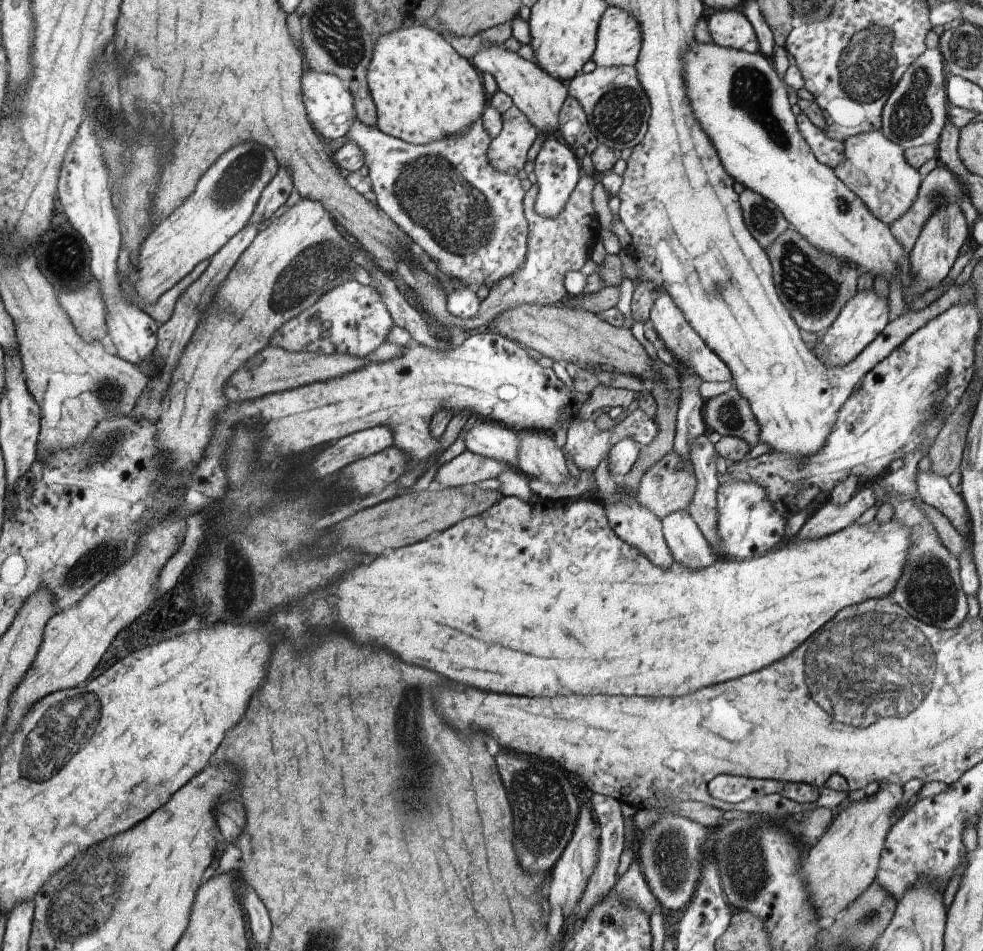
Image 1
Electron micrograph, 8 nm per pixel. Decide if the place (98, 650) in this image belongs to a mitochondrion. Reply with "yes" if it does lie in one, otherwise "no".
no

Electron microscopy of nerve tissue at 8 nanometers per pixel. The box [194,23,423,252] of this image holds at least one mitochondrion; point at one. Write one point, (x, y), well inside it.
(236, 180)

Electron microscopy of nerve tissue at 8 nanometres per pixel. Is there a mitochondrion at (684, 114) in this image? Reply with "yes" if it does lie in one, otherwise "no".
no

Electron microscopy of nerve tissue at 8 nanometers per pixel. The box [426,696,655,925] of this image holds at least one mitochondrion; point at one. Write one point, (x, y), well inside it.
(540, 792)

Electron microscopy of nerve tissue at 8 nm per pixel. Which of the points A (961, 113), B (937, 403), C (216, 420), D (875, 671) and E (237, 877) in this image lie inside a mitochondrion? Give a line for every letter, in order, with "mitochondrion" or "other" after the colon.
A: other
B: mitochondrion
C: other
D: mitochondrion
E: other

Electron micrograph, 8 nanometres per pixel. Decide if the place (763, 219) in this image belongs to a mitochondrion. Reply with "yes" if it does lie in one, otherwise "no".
yes

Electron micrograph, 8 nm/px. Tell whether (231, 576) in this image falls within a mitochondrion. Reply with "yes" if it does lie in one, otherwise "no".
yes

